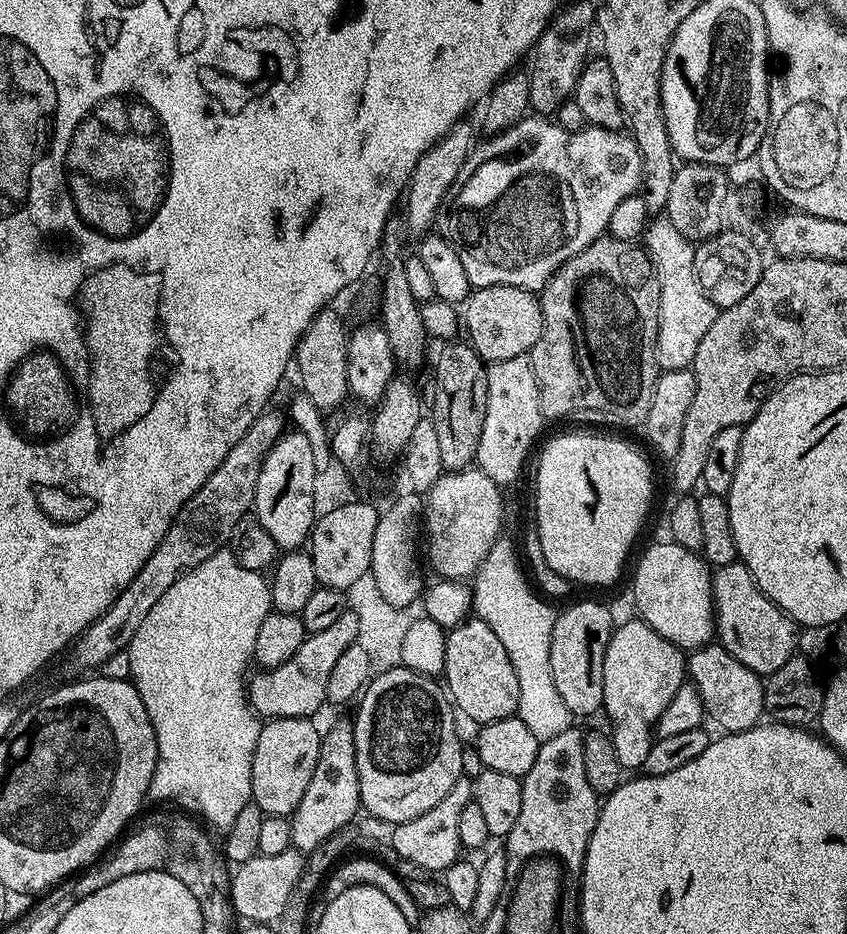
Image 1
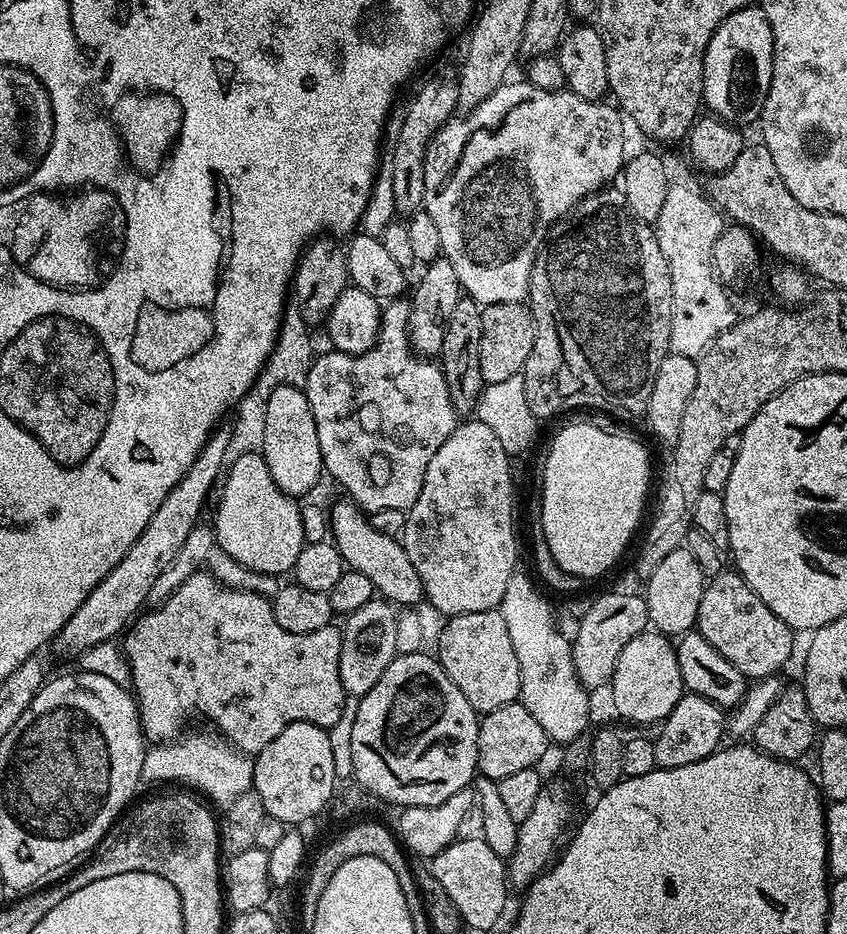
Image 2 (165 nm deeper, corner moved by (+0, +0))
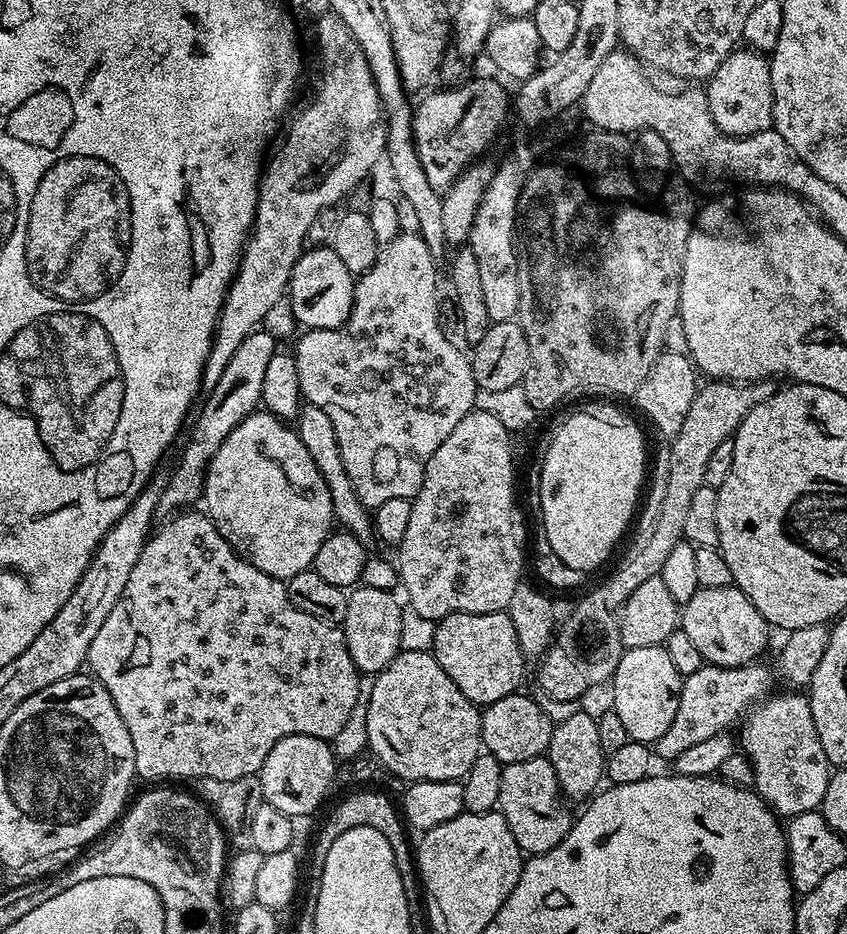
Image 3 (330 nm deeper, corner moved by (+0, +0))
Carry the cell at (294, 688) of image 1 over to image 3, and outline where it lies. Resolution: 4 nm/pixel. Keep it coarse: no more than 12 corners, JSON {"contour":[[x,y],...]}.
{"contour":[[207,514],[86,661],[136,775],[257,775],[358,702],[343,627]]}

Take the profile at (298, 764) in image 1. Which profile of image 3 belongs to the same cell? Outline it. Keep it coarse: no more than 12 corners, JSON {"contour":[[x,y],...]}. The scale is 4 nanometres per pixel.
{"contour":[[287,736],[259,770],[267,804],[311,817],[333,791],[331,743]]}

